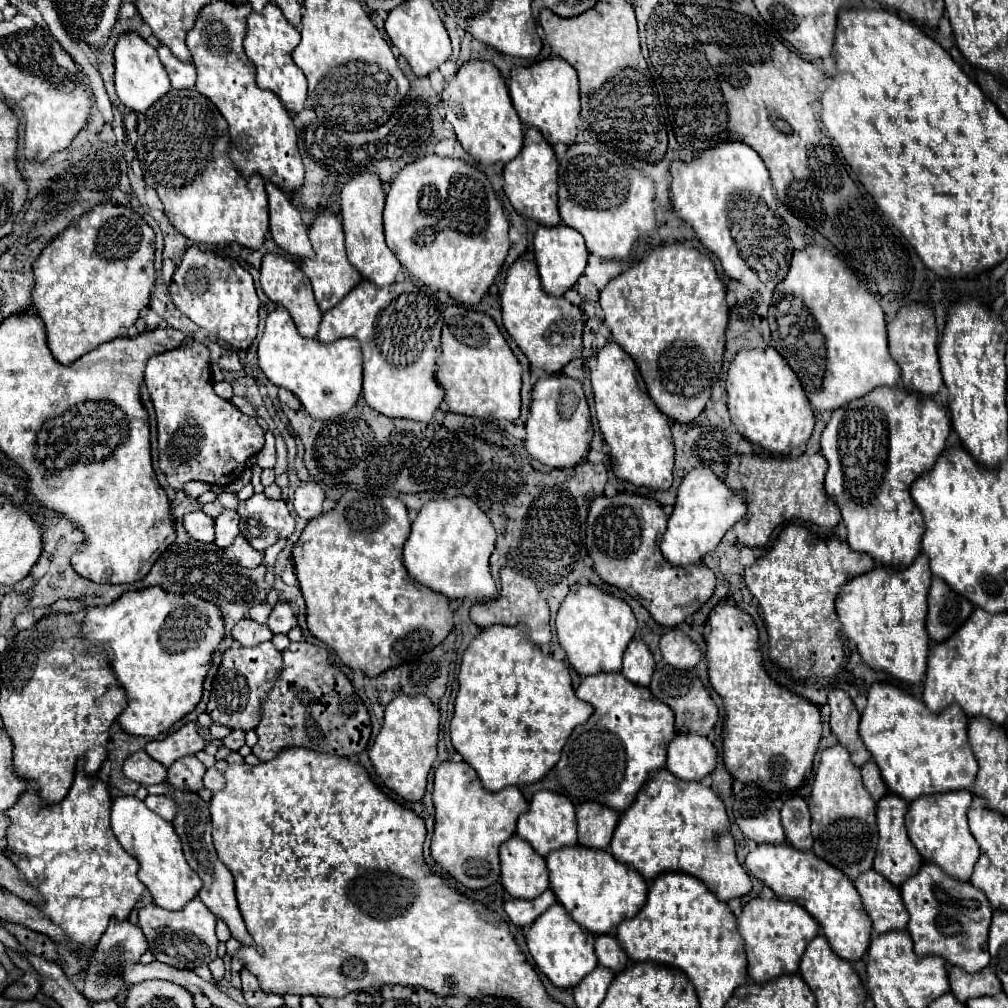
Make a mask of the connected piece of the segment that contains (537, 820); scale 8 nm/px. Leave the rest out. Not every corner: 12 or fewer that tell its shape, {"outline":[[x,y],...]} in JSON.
{"outline":[[536,792],[516,834],[540,856],[576,844],[566,794]]}

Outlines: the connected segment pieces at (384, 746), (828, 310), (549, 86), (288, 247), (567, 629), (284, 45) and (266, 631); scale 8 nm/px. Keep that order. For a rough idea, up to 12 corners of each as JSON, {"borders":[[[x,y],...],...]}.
{"borders":[[[396,696],[370,748],[382,782],[404,800],[426,792],[440,710]],[[820,244],[772,296],[772,346],[816,412],[900,366],[882,306]],[[556,56],[514,66],[520,120],[574,144],[576,70]],[[266,182],[270,234],[292,256],[314,256],[292,200]],[[570,586],[556,634],[580,676],[620,672],[630,604]],[[276,4],[248,18],[246,56],[260,88],[290,114],[306,102],[292,60],[300,32]],[[240,620],[232,638],[242,646],[272,640],[268,626]]]}

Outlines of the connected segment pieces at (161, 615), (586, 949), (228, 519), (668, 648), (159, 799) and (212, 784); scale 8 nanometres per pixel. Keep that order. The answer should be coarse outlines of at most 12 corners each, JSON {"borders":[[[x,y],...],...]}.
{"borders":[[[162,588],[90,608],[82,634],[156,738],[202,700],[224,616]],[[558,902],[536,918],[526,944],[558,988],[598,966],[594,934]],[[236,510],[216,518],[216,544],[228,548],[238,536]],[[680,628],[662,636],[664,662],[684,670],[702,658]],[[148,796],[146,806],[168,822],[176,818],[170,796]],[[220,760],[204,774],[204,786],[212,792],[224,788],[226,760]]]}

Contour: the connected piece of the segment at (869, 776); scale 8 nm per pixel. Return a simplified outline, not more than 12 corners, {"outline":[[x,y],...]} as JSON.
{"outline":[[874,760],[862,766],[862,780],[878,802],[886,784]]}

